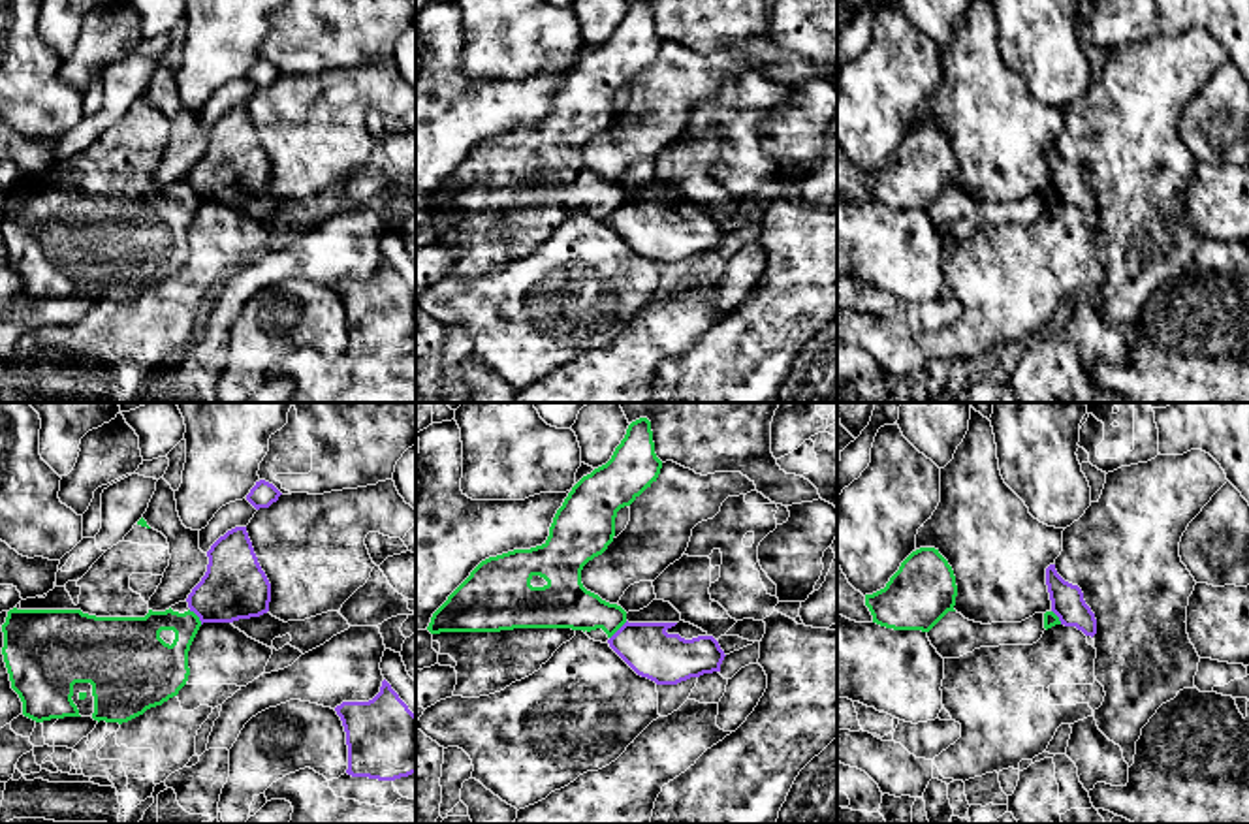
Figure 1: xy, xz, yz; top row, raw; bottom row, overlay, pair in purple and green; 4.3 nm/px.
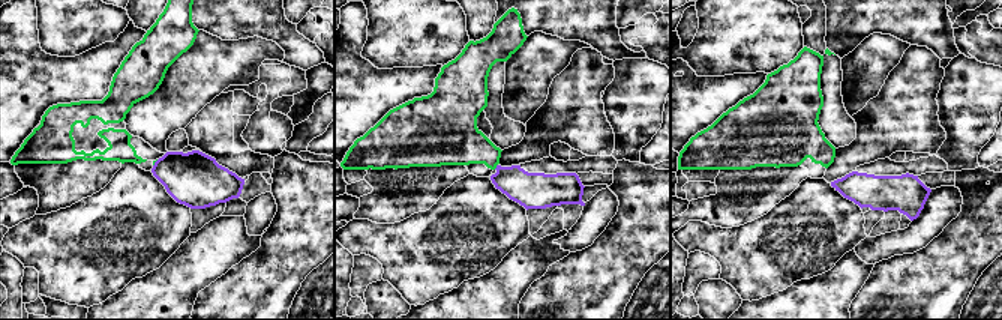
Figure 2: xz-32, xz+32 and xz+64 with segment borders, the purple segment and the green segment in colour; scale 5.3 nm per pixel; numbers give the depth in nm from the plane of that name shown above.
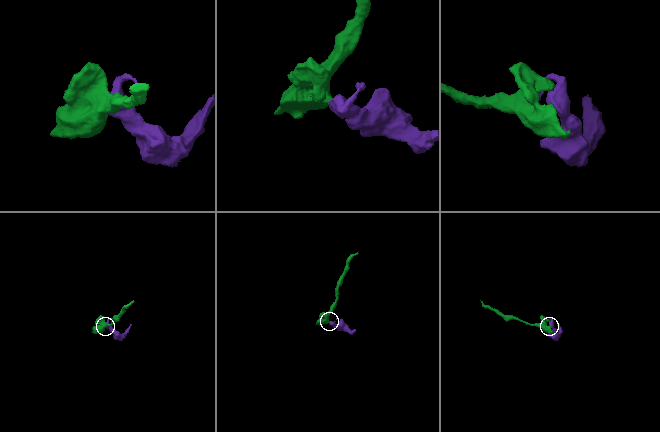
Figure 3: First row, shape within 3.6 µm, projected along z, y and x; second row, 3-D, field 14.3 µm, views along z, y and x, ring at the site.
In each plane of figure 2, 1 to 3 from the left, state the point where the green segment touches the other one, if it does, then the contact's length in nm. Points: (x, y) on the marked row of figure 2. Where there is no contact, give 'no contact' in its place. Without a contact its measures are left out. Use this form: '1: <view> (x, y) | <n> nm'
1: xz-32 (155, 163) | 50 nm
2: xz+32 (497, 167) | 40 nm
3: no contact

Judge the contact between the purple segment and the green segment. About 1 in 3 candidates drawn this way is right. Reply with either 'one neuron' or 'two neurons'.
two neurons

